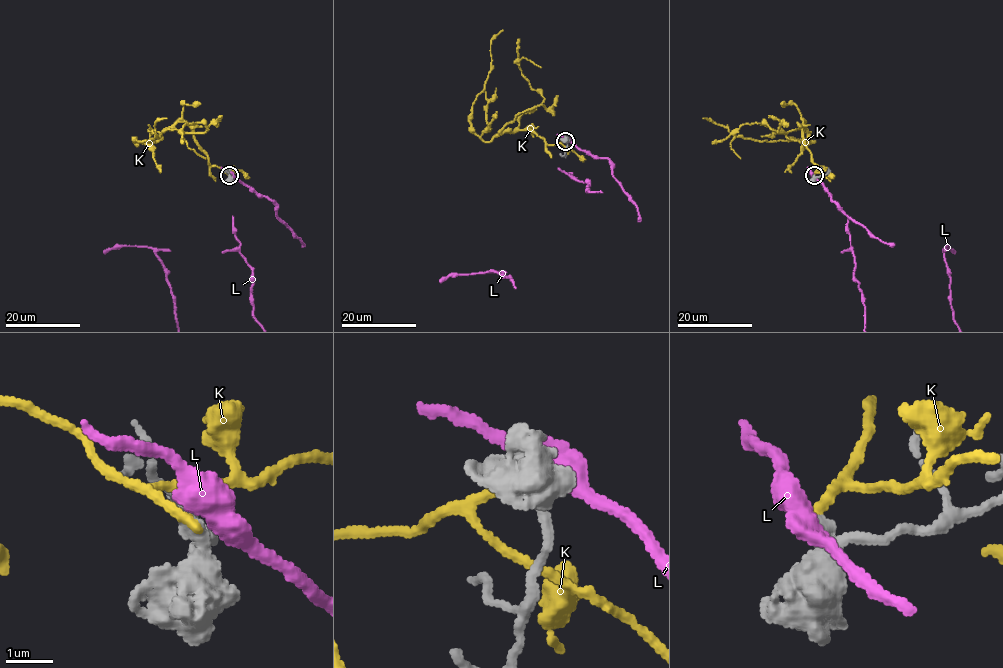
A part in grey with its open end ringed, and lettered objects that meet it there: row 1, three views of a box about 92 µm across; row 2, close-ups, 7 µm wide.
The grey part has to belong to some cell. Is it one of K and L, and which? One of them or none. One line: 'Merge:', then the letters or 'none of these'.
Merge: none of these

